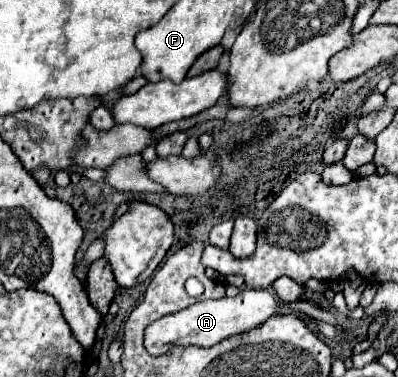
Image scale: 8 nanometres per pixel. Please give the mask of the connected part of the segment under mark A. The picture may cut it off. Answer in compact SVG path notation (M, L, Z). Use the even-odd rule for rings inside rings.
M245 288L241 290L237 296L229 298L221 298L221 300L203 300L203 302L195 302L193 306L177 312L177 314L169 314L163 316L161 320L153 322L151 326L147 326L145 330L145 348L149 354L159 356L163 352L167 352L171 346L181 344L181 346L213 346L229 336L235 334L243 334L247 330L259 328L261 322L267 322L271 316L277 314L279 310L279 300L275 298L271 288L265 290L255 290L255 288Z

